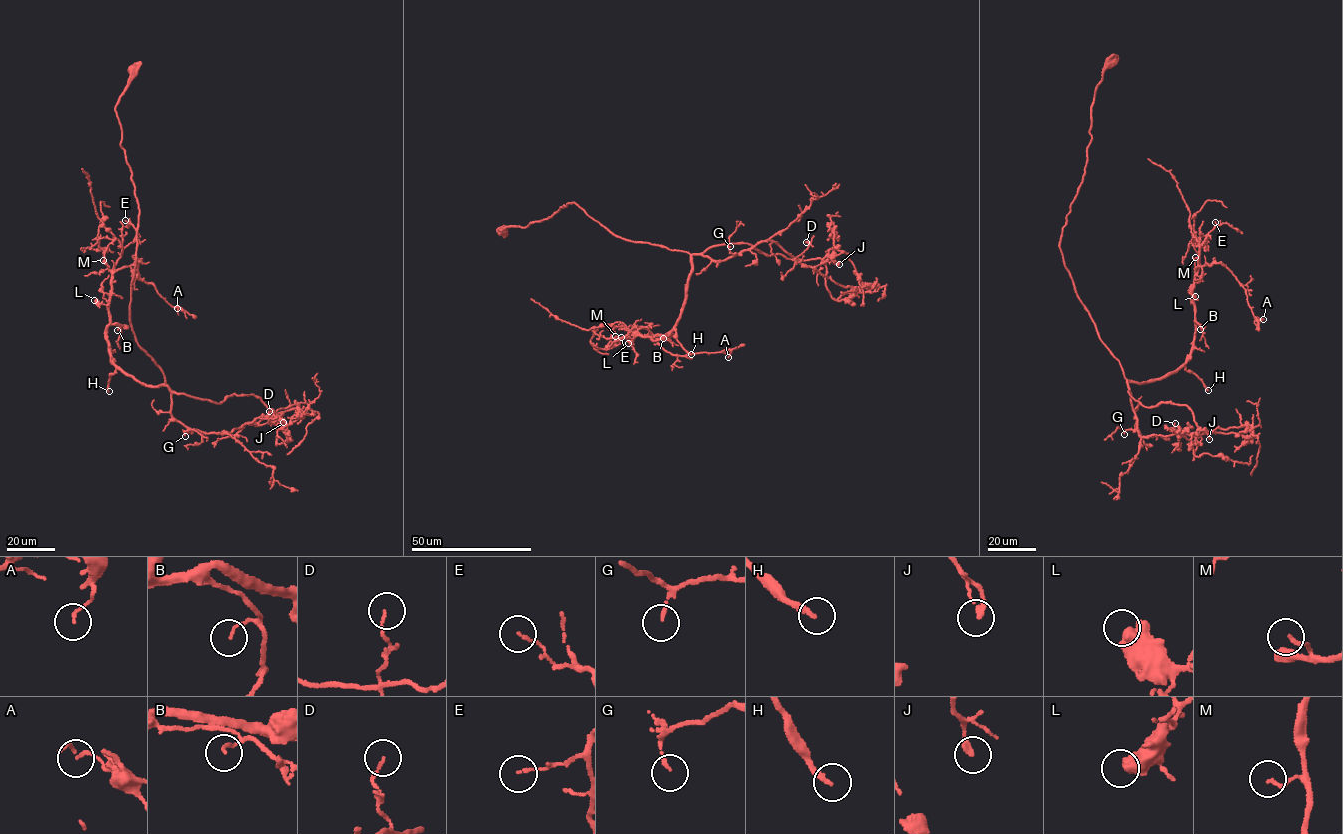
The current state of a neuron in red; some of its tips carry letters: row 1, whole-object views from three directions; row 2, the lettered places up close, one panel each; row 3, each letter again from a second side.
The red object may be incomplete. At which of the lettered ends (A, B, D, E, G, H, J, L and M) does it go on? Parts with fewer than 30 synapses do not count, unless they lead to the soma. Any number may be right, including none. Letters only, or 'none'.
H

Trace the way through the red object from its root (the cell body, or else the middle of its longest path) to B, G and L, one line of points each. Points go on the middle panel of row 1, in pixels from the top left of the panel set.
B: (502, 230), (550, 217), (572, 202), (621, 238), (688, 253), (681, 317), (668, 334), (652, 340), (663, 338)
G: (502, 230), (550, 217), (572, 202), (611, 232), (630, 241), (716, 260), (739, 254), (731, 253), (730, 246)
L: (502, 230), (572, 202), (621, 238), (688, 253), (676, 327), (628, 343)

